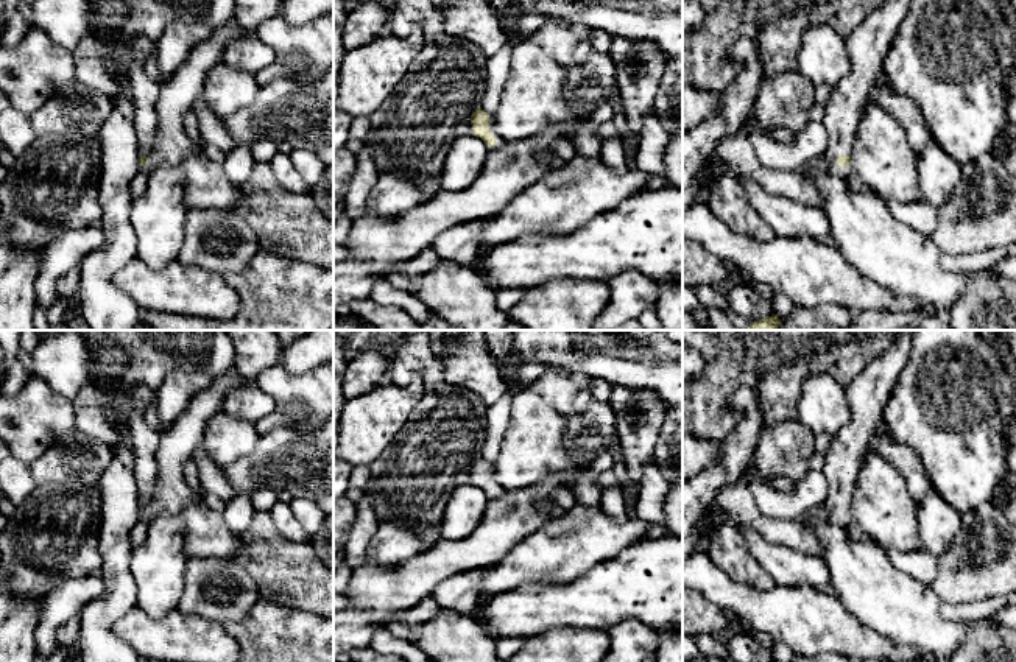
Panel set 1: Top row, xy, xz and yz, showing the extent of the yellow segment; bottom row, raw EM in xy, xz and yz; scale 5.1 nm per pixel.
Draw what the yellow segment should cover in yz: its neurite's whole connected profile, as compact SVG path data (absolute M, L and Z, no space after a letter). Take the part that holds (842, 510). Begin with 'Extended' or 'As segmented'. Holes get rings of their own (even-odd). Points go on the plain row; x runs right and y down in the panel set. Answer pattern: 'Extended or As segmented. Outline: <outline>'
Extended. Outline: M899 330L896 341L846 388L851 419L834 436L823 466L827 478L824 503L831 508L835 525L848 526L852 522L849 505L862 456L870 447L871 436L884 422L884 407L907 363L912 338L913 330Z

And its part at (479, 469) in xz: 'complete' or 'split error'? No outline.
split error

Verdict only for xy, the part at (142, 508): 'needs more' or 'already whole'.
needs more

